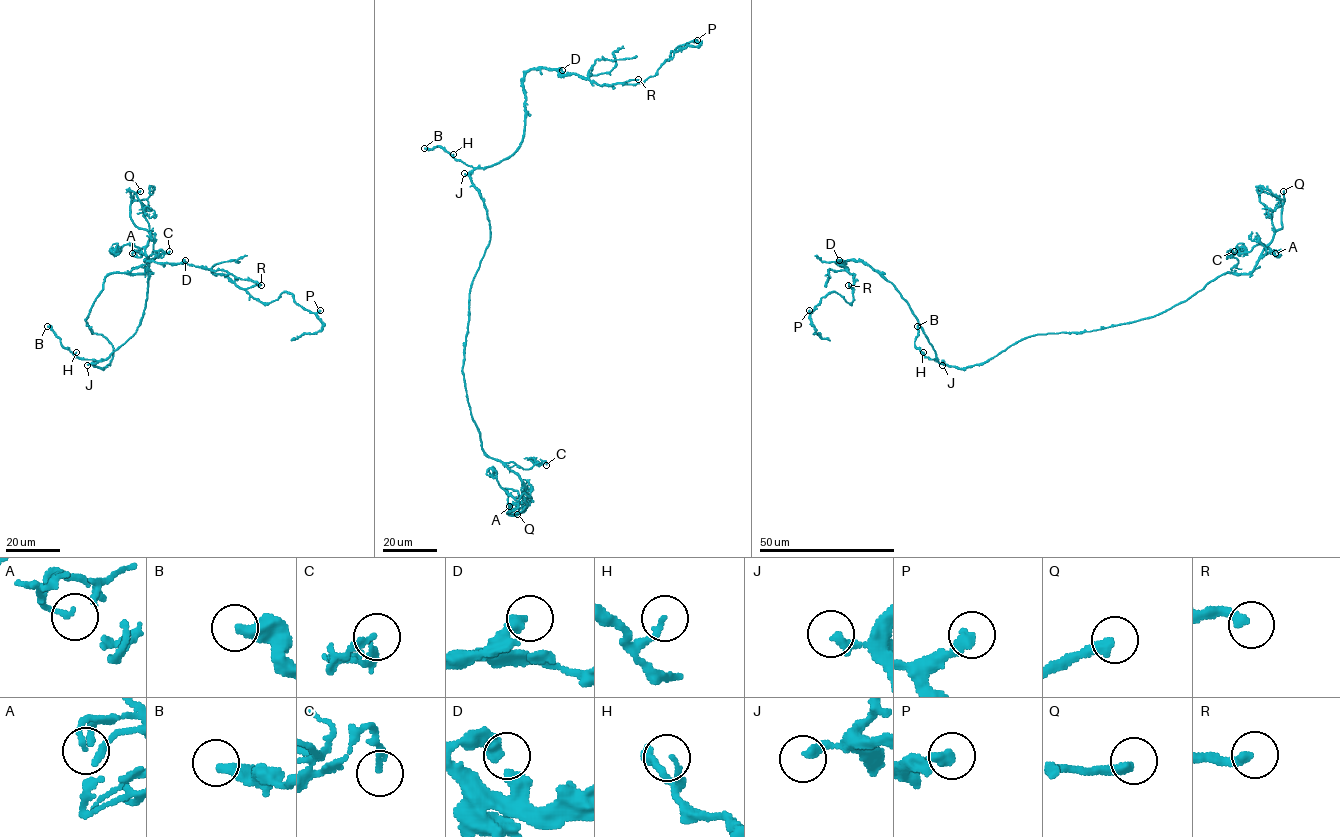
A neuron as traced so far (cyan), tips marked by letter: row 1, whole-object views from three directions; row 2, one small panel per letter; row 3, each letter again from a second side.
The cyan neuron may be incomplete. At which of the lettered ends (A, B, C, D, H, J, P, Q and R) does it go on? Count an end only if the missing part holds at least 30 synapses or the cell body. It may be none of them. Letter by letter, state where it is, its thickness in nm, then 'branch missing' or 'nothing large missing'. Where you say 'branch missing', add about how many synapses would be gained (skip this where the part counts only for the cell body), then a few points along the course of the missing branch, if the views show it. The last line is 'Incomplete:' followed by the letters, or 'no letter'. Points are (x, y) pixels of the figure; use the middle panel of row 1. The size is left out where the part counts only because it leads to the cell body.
A: (509, 506) | 150 nm | nothing large missing
B: (424, 148) | 400 nm | nothing large missing
C: (546, 465) | 190 nm | nothing large missing
D: (562, 70) | 400 nm | nothing large missing
H: (453, 154) | 150 nm | nothing large missing
J: (464, 173) | 320 nm | nothing large missing
P: (697, 40) | 400 nm | nothing large missing
Q: (517, 514) | 320 nm | branch missing | (517, 514), (526, 510), (519, 508), (530, 497), (530, 490)
R: (638, 79) | 300 nm | branch missing | 100 syn | (638, 79), (651, 83), (664, 102), (669, 98), (670, 84), (689, 66), (699, 50)
Incomplete: Q, R

